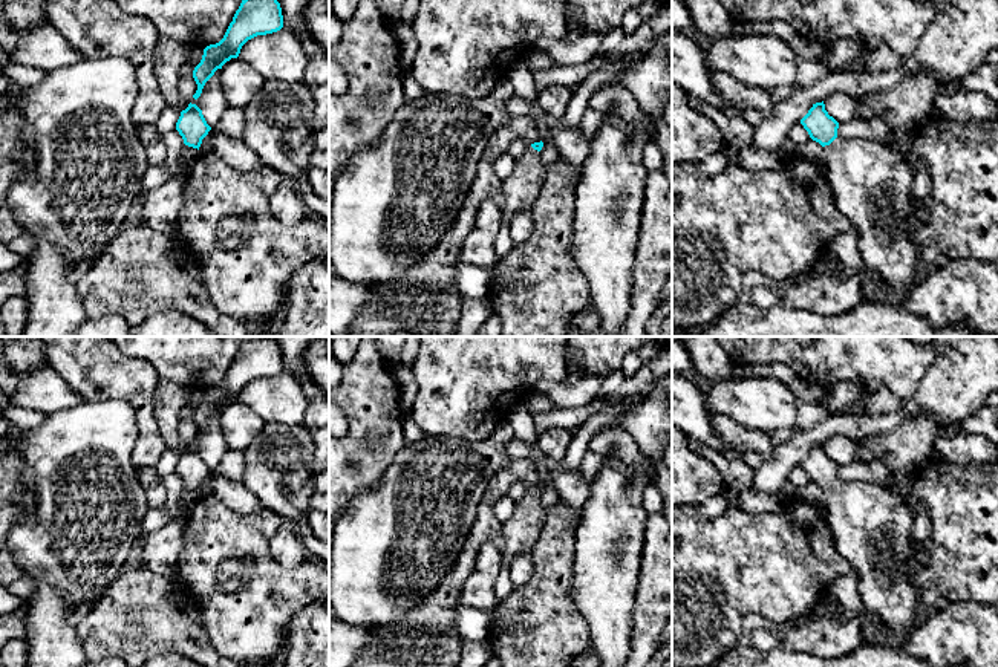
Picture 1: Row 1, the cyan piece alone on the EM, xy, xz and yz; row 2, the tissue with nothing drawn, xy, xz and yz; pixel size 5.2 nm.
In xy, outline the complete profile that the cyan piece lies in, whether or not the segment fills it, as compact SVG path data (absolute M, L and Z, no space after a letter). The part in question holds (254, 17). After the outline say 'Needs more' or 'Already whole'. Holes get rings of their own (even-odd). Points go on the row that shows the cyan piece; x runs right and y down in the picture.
M242 0L230 23L223 38L204 49L201 63L193 70L197 90L193 95L197 99L205 83L217 69L237 58L242 46L257 37L277 32L283 28L282 8L277 0Z. Already whole

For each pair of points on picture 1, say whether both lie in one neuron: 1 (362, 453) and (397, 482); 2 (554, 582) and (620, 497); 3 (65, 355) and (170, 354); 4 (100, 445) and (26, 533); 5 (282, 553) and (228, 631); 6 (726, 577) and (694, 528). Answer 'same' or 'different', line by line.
1: different
2: different
3: different
4: same
5: different
6: same

